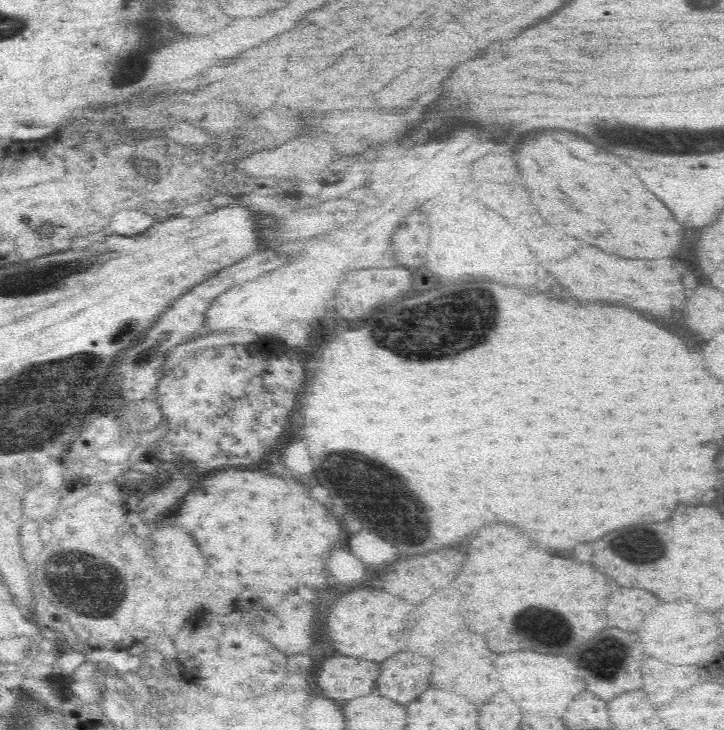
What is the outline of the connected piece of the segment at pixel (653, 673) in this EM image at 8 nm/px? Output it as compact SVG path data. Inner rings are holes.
M644 658L642 666L646 668L642 692L654 706L668 704L676 696L682 696L688 688L696 686L696 678L682 676L676 666L658 662L657 658ZM664 690L668 690L668 694ZM658 694L664 698L658 698Z

